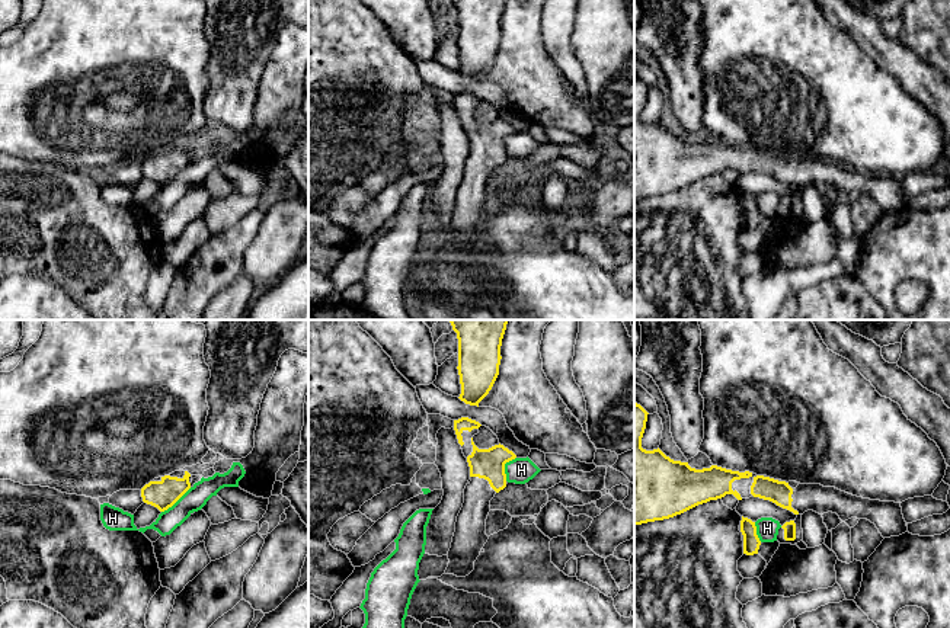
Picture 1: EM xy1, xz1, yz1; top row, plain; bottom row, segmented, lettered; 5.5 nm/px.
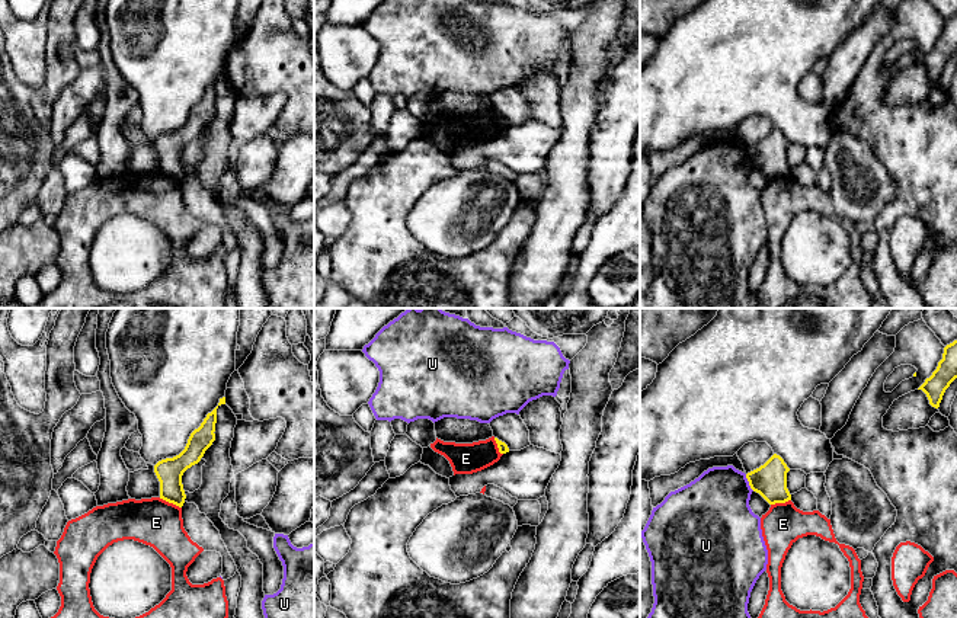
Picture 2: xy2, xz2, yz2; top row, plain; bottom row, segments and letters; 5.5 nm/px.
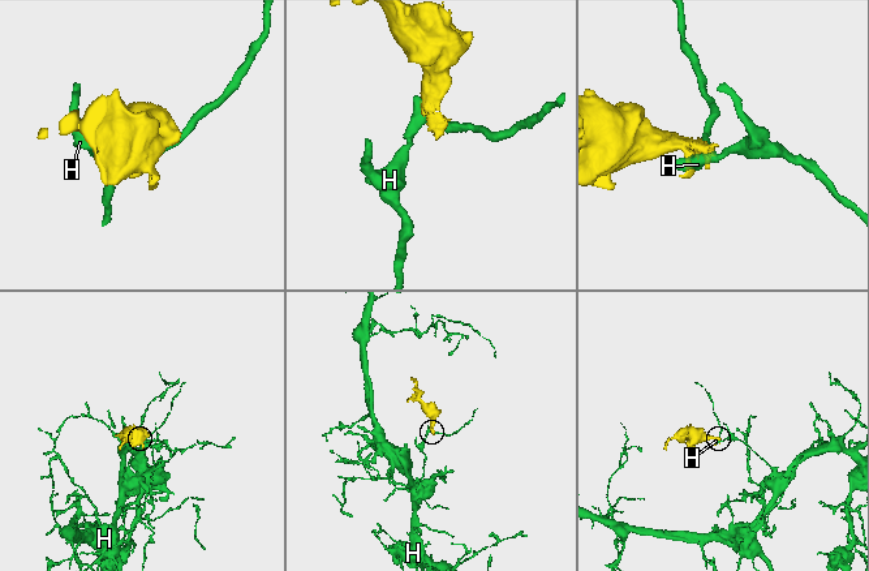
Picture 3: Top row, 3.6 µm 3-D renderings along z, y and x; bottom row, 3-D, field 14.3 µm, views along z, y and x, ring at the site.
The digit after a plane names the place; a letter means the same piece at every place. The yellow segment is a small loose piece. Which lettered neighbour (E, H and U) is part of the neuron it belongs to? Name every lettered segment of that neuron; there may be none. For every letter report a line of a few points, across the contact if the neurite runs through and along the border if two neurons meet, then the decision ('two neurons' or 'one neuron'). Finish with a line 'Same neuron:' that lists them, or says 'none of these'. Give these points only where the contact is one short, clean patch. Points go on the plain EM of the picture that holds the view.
E: xy2 (159, 172), (181, 182) | two neurons
H: two neurons
U: yz2 (745, 149), (754, 165) | two neurons
Same neuron: none of these

